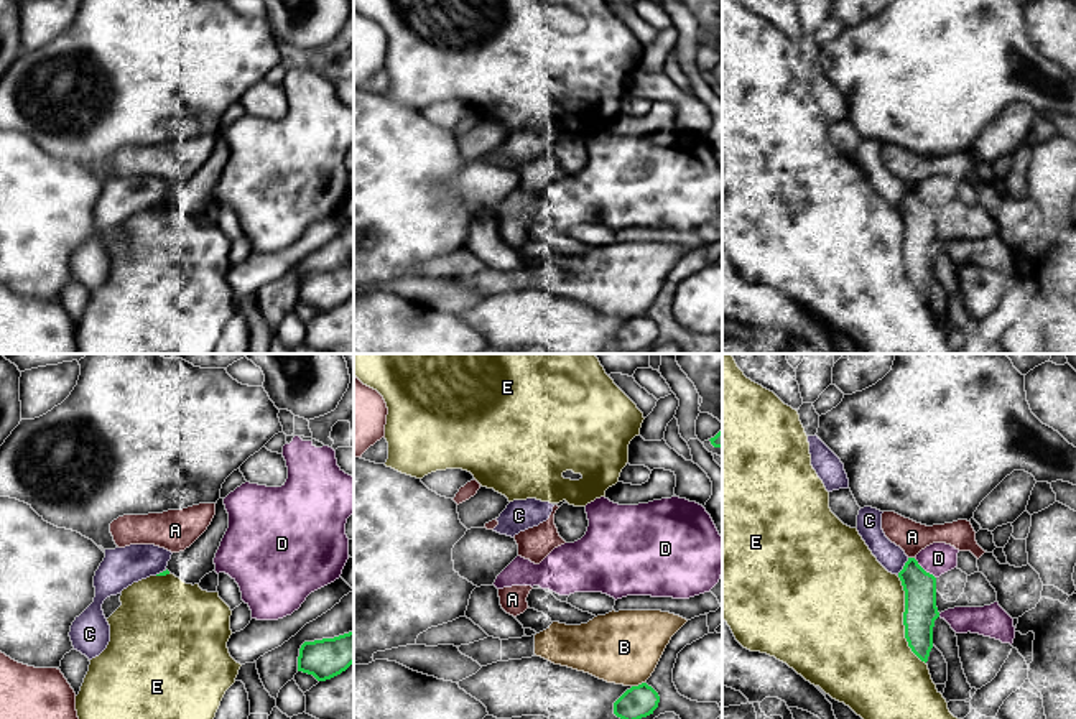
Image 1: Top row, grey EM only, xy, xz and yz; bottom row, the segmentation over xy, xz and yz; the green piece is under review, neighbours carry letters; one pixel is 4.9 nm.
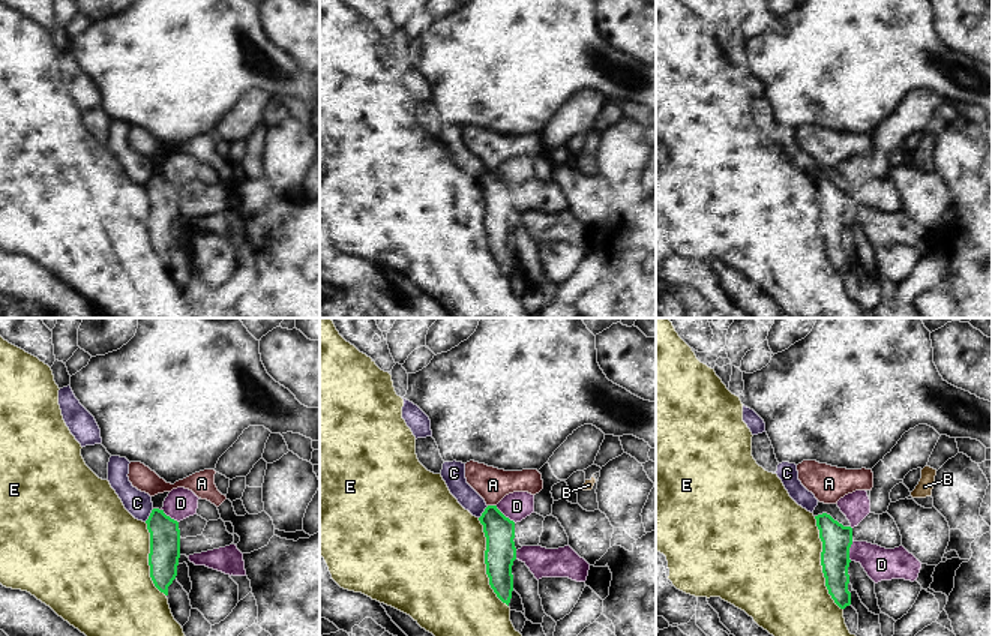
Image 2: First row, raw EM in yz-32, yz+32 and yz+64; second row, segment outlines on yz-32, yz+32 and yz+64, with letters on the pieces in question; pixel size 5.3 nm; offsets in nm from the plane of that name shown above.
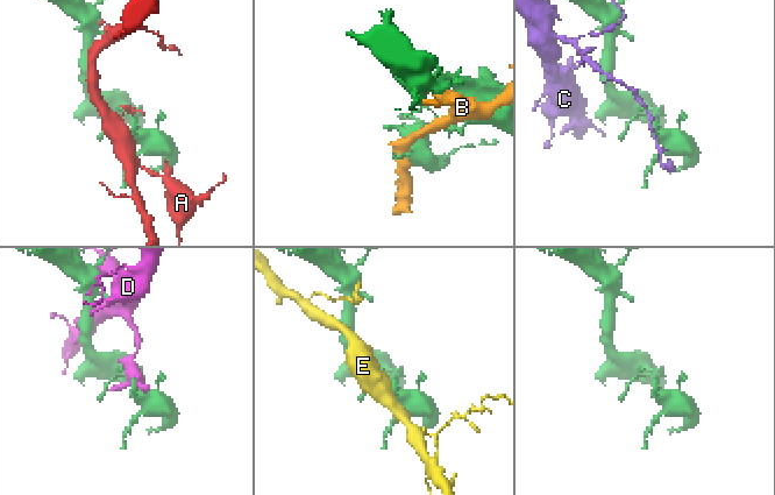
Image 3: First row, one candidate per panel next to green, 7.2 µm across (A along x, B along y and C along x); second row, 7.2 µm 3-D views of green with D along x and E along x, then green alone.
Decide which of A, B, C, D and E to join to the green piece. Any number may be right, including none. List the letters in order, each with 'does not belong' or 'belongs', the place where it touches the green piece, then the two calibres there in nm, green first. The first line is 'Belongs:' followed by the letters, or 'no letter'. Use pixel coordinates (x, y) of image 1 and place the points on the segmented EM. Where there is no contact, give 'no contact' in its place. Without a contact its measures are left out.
Belongs: no letter
A: does not belong; contact yz (912, 558); calibres 160 and 150 nm
B: does not belong; contact xz (639, 685); calibres 160 and 360 nm
C: does not belong; contact yz (904, 566); calibres 160 and 120 nm
D: does not belong; contact yz (923, 570); calibres 160 and 160 nm
E: does not belong; contact yz (904, 621); calibres 160 and 500 nm

